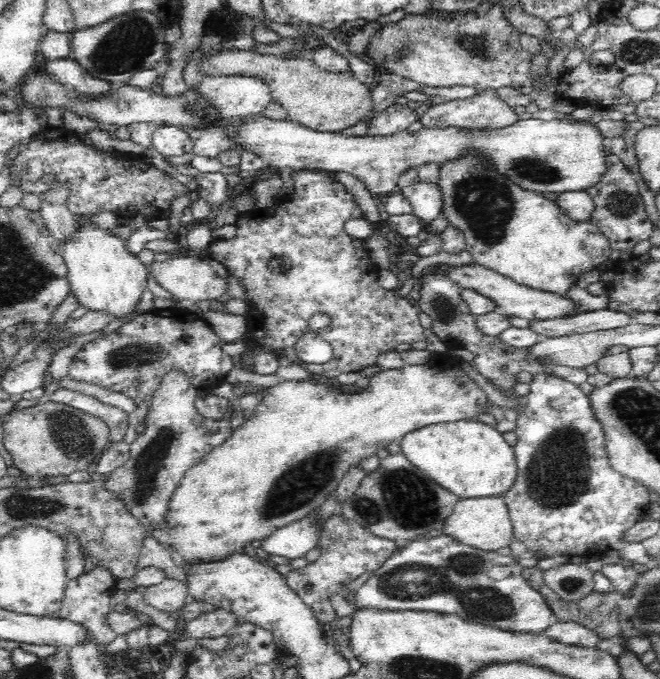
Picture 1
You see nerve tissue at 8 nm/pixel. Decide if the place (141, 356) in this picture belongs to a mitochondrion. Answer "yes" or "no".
yes

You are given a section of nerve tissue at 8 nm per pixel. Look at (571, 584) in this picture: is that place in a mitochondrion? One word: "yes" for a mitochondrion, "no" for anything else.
yes

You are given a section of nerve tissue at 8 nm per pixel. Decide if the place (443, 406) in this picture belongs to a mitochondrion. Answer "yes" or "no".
no

